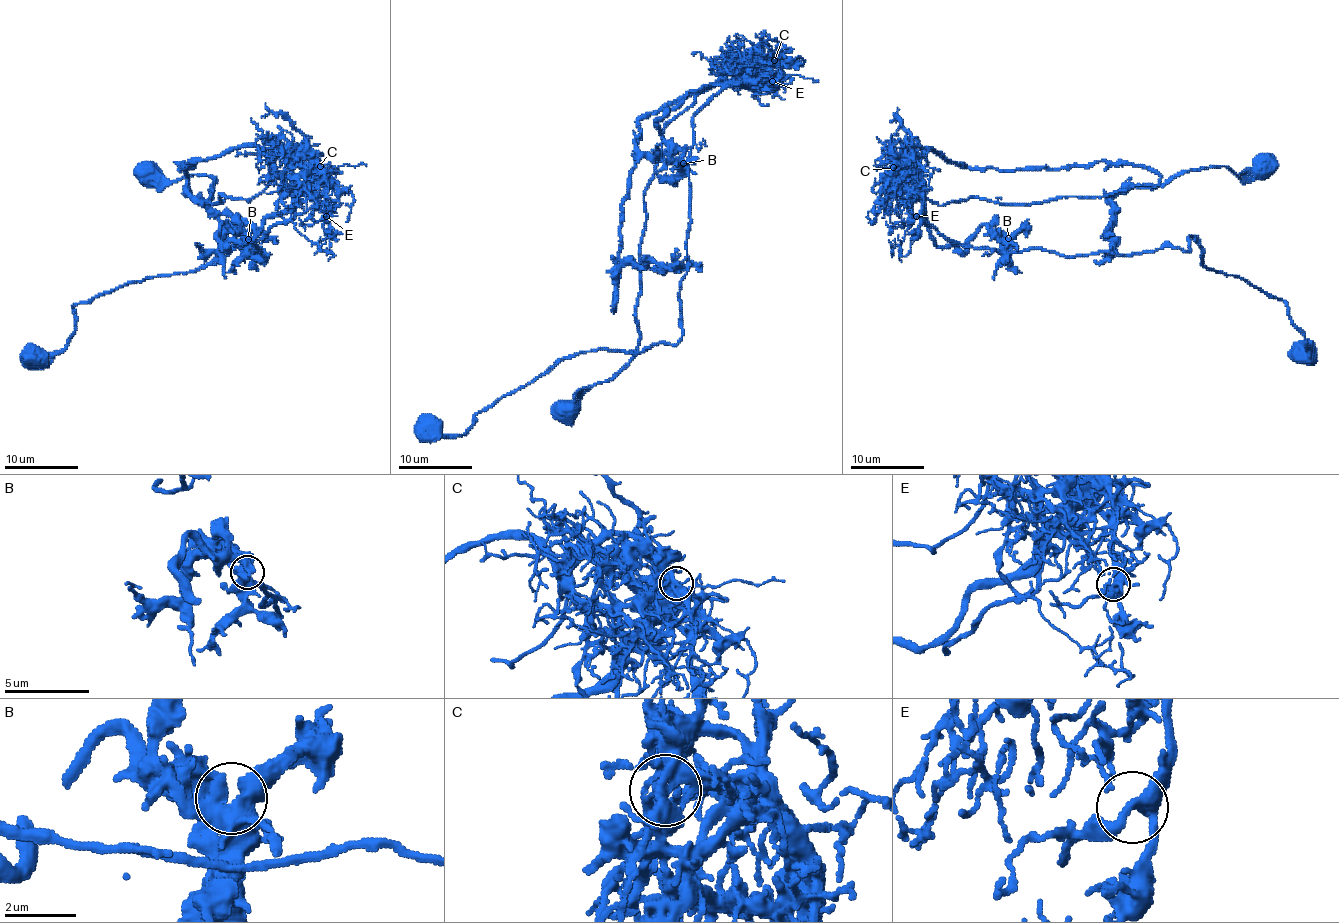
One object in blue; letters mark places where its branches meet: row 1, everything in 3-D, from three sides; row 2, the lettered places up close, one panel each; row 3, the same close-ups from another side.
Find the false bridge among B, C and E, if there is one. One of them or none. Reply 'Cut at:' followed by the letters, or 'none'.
Cut at: C

